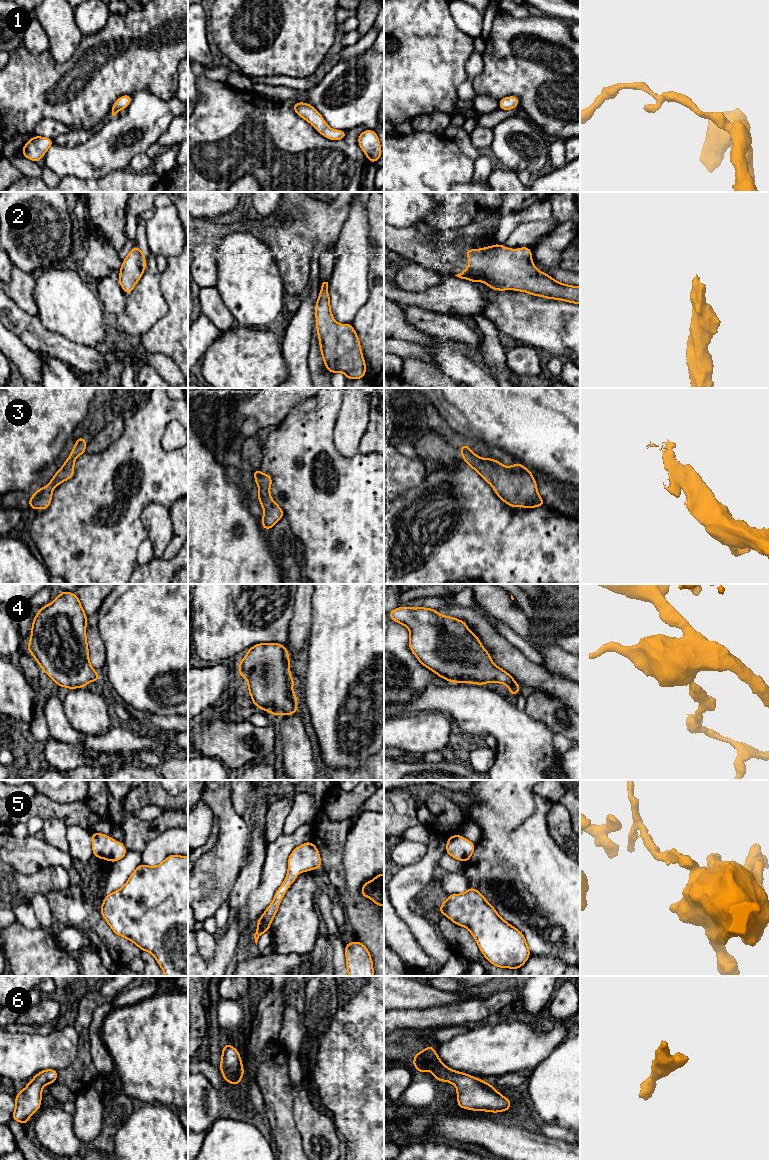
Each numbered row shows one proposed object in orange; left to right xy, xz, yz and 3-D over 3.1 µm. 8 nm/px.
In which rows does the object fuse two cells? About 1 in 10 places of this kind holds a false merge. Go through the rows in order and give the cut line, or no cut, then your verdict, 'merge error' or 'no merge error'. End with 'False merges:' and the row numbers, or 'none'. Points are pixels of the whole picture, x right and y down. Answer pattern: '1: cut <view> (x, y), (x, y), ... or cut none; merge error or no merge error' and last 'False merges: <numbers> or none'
1: cut none; no merge error
2: cut none; no merge error
3: cut none; no merge error
4: cut none; no merge error
5: cut none; no merge error
6: cut none; no merge error
False merges: none

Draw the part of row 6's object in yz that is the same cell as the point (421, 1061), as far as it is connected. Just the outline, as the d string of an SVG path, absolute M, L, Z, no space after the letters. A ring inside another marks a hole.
M434 1047L425 1049L414 1055L411 1063L419 1074L430 1070L436 1081L446 1081L456 1085L458 1109L465 1108L474 1111L504 1112L511 1108L510 1099L499 1094L489 1083L471 1075L454 1071L443 1064Z

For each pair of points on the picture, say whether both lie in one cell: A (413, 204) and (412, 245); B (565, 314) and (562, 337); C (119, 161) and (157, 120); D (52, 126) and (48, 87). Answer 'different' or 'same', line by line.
A: different
B: same
C: same
D: different

